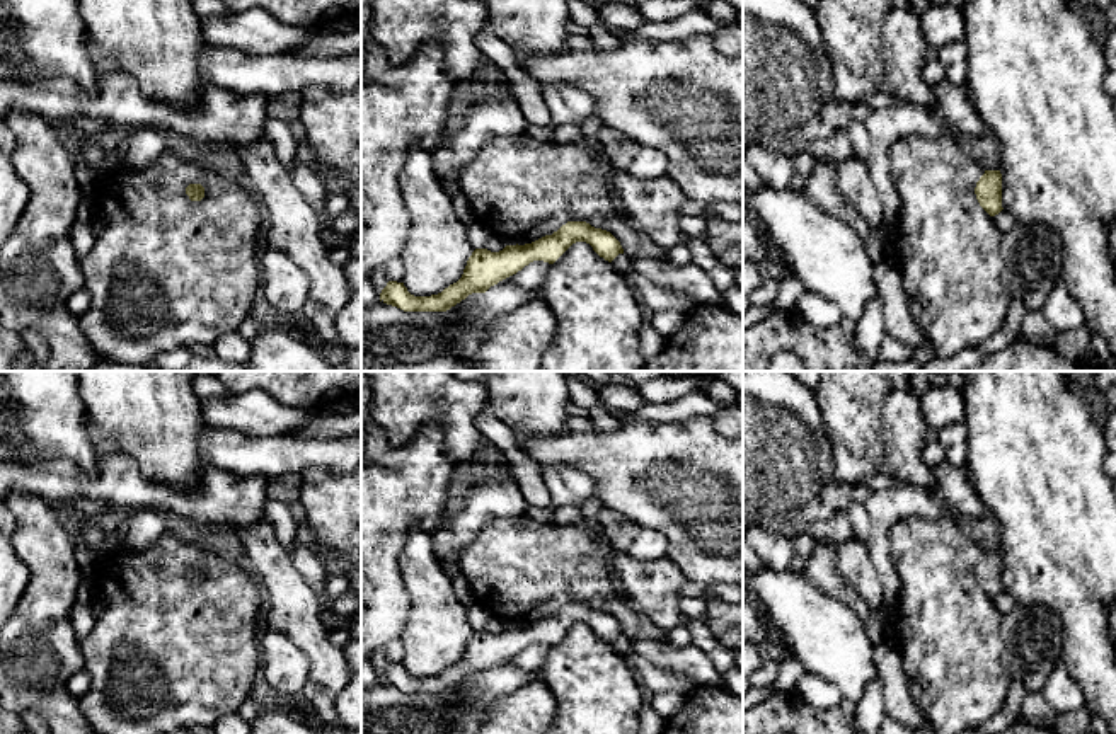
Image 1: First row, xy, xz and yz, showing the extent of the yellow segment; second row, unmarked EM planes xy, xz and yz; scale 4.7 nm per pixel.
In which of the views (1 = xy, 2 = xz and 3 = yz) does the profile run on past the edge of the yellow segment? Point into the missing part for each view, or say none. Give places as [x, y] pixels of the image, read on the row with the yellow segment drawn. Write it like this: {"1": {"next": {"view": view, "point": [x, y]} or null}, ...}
{"1": {"next": null}, "2": {"next": null}, "3": {"next": null}}

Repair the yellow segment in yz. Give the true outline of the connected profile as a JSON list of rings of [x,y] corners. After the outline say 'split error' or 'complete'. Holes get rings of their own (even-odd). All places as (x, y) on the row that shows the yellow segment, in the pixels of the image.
[[[985,170],[975,187],[980,206],[990,215],[998,215],[1002,208],[1002,174],[1000,170]]]; complete

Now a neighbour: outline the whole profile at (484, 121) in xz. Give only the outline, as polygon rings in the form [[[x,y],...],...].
[[[513,99],[474,104],[455,135],[431,152],[433,172],[443,181],[469,163],[480,148],[498,136],[526,133],[528,121]]]

